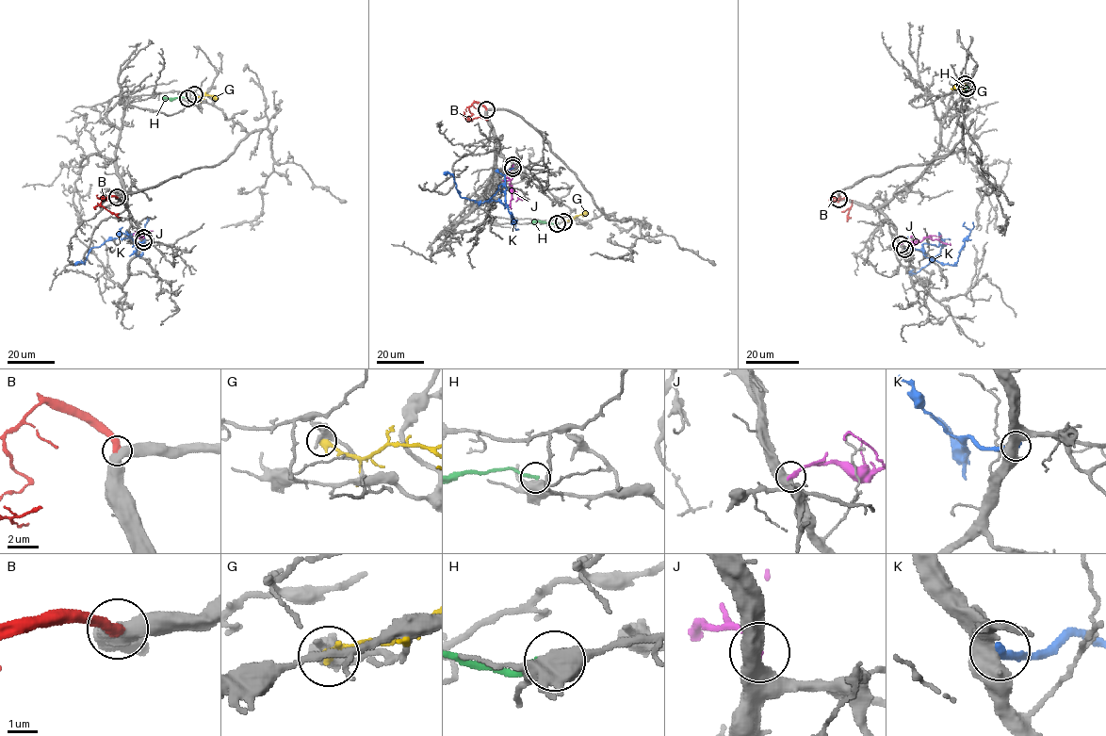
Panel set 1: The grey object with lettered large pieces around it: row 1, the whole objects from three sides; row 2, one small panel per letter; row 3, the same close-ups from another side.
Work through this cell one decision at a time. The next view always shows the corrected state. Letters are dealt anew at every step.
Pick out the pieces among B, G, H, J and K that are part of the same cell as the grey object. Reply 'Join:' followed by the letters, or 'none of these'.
Join: B

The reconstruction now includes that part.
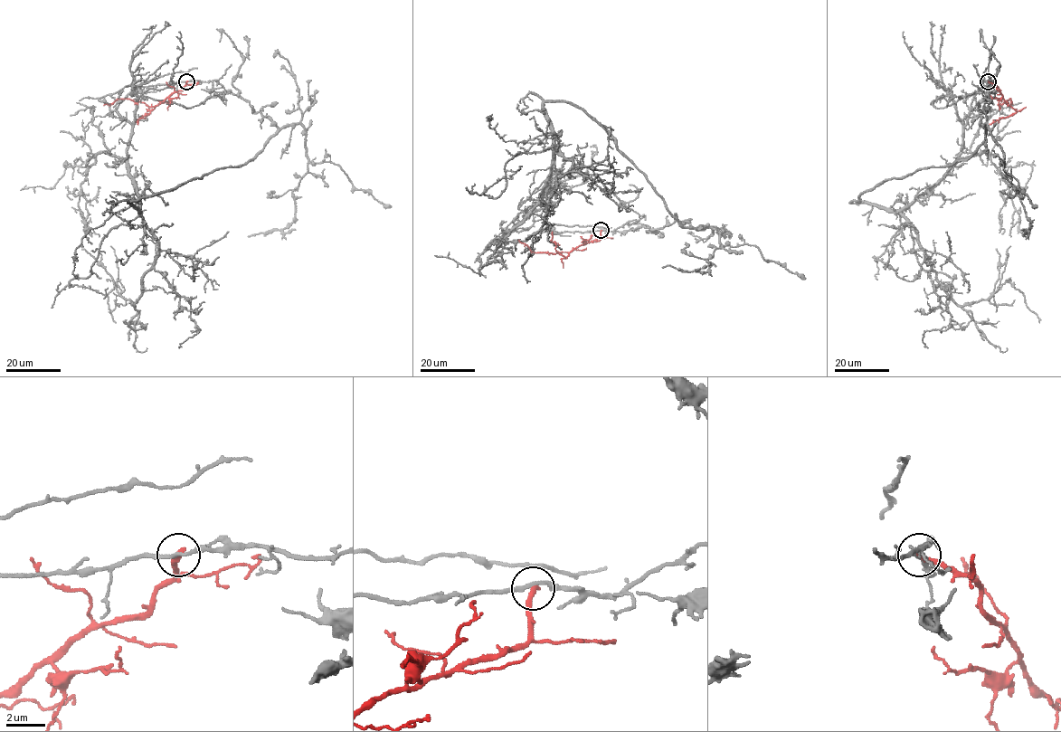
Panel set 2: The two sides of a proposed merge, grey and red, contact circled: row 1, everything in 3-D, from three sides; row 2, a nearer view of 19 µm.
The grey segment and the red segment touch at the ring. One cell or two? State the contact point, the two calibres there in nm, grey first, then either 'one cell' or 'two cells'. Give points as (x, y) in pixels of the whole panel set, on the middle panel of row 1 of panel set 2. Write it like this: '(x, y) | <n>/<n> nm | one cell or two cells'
(601, 230) | 190/320 nm | two cells

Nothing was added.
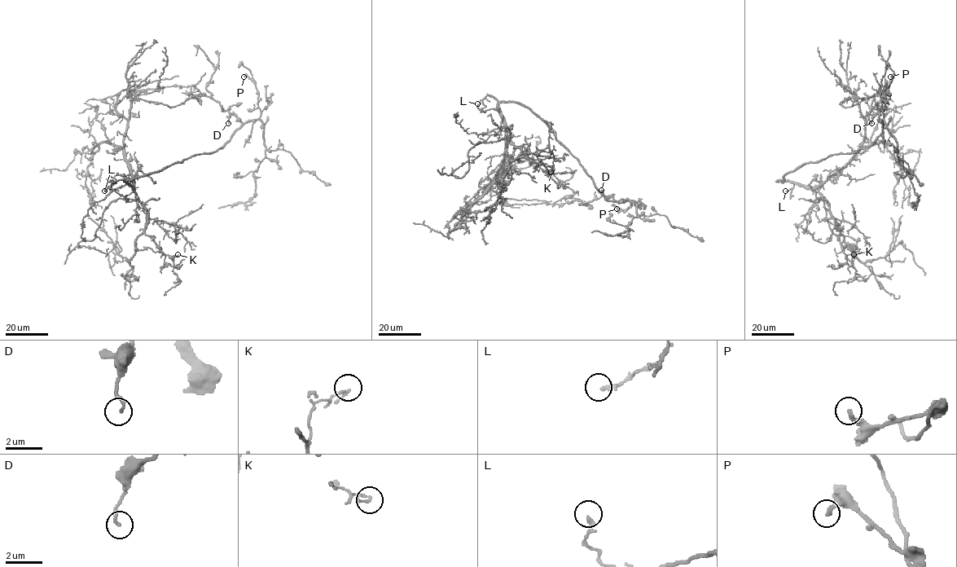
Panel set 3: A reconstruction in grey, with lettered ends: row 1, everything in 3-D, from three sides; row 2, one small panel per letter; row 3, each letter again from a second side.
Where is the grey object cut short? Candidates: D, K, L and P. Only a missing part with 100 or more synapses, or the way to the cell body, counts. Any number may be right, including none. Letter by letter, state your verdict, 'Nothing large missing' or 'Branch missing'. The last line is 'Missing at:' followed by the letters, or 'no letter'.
D: Nothing large missing
K: Nothing large missing
L: Branch missing
P: Nothing large missing
Missing at: L

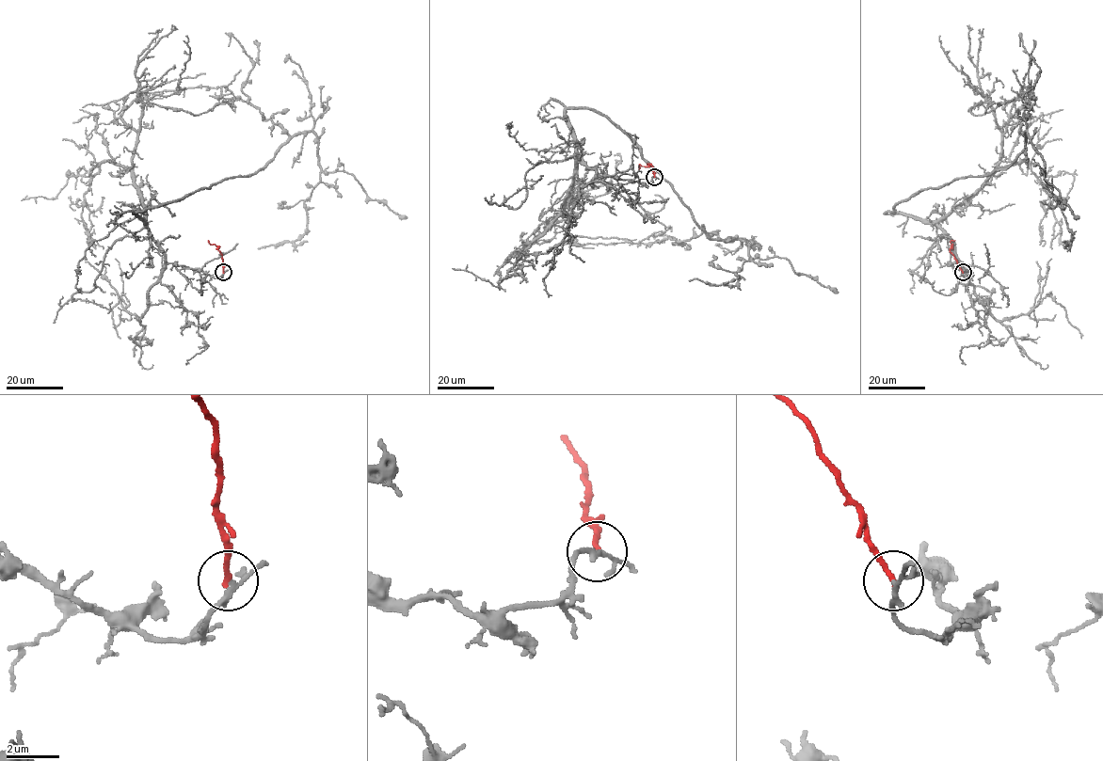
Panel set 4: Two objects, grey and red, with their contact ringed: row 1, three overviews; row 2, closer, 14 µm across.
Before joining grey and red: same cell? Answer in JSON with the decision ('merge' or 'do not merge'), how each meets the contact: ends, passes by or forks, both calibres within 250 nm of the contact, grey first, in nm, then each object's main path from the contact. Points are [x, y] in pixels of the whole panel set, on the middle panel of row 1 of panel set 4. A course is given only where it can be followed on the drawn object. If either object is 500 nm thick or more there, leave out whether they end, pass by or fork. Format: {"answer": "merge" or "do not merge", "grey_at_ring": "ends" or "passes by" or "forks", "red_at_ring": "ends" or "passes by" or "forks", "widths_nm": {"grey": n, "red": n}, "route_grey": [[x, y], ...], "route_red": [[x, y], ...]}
{"answer": "merge", "grey_at_ring": "forks", "red_at_ring": "ends", "widths_nm": {"grey": 140, "red": 200}, "route_grey": [[655, 177], [599, 176], [577, 152], [567, 109], [605, 115], [711, 239], [747, 243], [736, 285], [689, 280]], "route_red": [[655, 177], [650, 164], [647, 166], [640, 165], [639, 168]]}

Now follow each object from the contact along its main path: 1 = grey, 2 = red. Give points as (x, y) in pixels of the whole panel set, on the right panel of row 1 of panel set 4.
1: (963, 272), (938, 228), (894, 207), (1006, 168), (1026, 132), (1071, 233), (1066, 248)
2: (963, 272), (949, 249), (952, 246), (951, 241), (954, 240)

